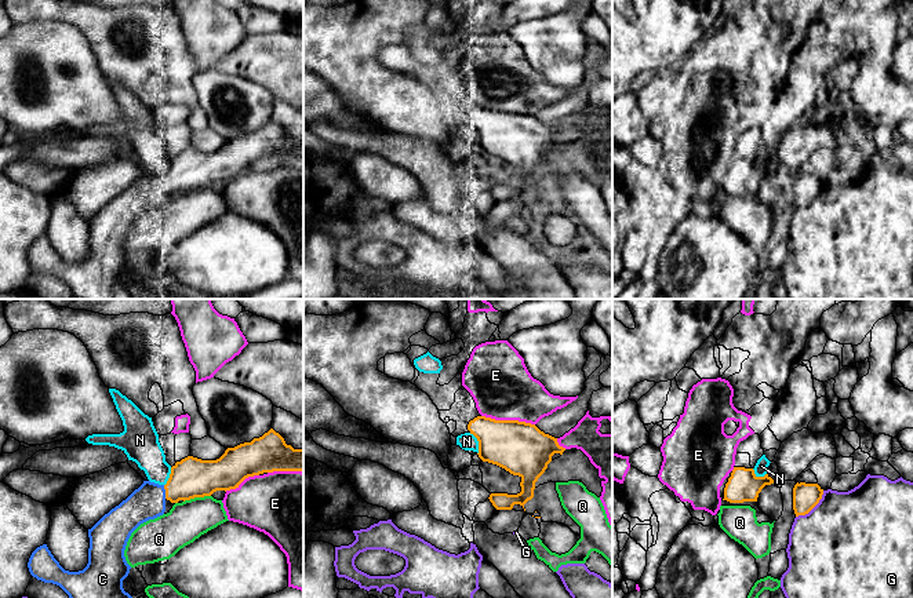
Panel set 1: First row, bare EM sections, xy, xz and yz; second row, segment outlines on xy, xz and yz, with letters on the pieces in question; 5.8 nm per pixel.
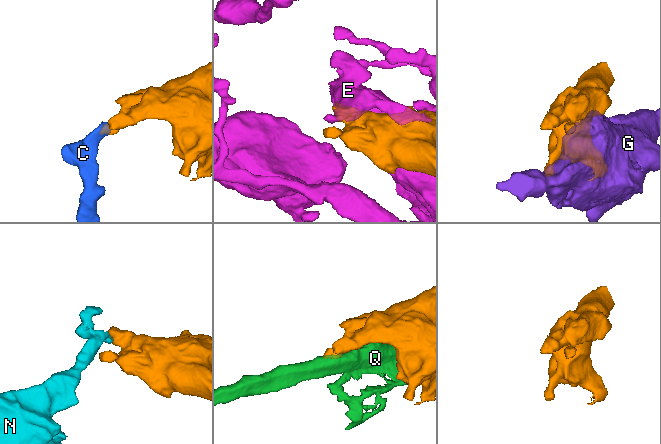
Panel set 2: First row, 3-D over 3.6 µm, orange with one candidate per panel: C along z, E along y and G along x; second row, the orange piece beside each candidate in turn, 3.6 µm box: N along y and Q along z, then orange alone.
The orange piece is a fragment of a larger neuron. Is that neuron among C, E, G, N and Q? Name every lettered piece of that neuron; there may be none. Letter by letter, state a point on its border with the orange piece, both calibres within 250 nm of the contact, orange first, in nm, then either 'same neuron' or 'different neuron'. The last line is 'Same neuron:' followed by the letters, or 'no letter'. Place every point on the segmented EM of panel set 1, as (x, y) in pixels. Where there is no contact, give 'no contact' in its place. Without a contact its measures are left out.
C: xy (166, 492) | 240/200 nm | same neuron
E: xz (508, 420) | 300/360 nm | different neuron
G: yz (813, 507) | 160/500 nm | different neuron
N: xz (479, 442) | 300/100 nm | different neuron
Q: xy (196, 496) | 240/240 nm | different neuron
Same neuron: C

